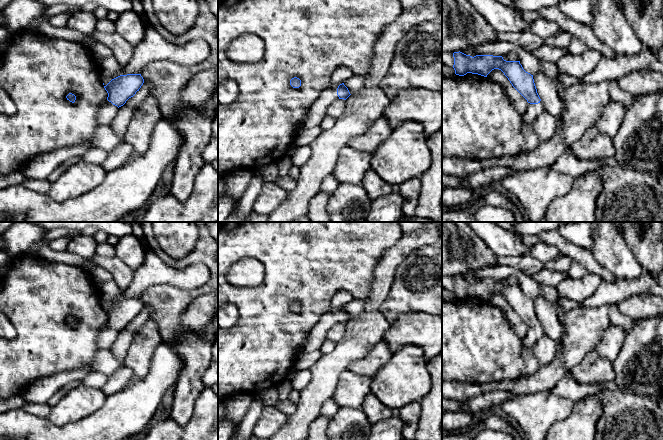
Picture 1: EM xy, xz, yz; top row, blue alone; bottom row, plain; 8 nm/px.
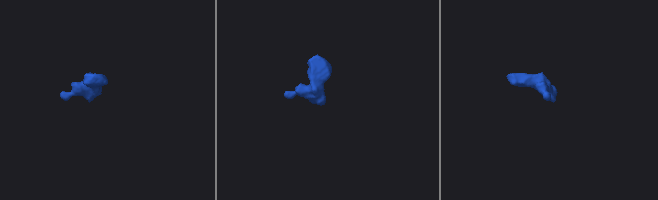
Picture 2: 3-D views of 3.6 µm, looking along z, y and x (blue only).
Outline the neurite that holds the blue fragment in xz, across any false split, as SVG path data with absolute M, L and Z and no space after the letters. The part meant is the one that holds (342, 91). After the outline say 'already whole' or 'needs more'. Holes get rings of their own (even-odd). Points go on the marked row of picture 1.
M331 83L327 89L320 93L319 98L310 107L306 117L298 127L298 132L301 133L304 130L320 125L323 118L327 115L327 108L337 99L346 100L350 95L344 83L340 85Z; needs more

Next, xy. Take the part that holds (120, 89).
M127 74L112 79L104 86L108 97L101 104L97 113L99 126L110 126L118 109L139 91L143 83L144 79L141 74Z; needs more

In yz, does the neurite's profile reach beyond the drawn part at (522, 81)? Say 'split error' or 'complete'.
split error

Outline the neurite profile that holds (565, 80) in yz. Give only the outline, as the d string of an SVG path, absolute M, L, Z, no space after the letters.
M559 73L554 80L555 82L560 83L565 88L568 88L571 85L575 85L581 82L581 79L579 78L576 78L567 74L562 74L562 73Z

